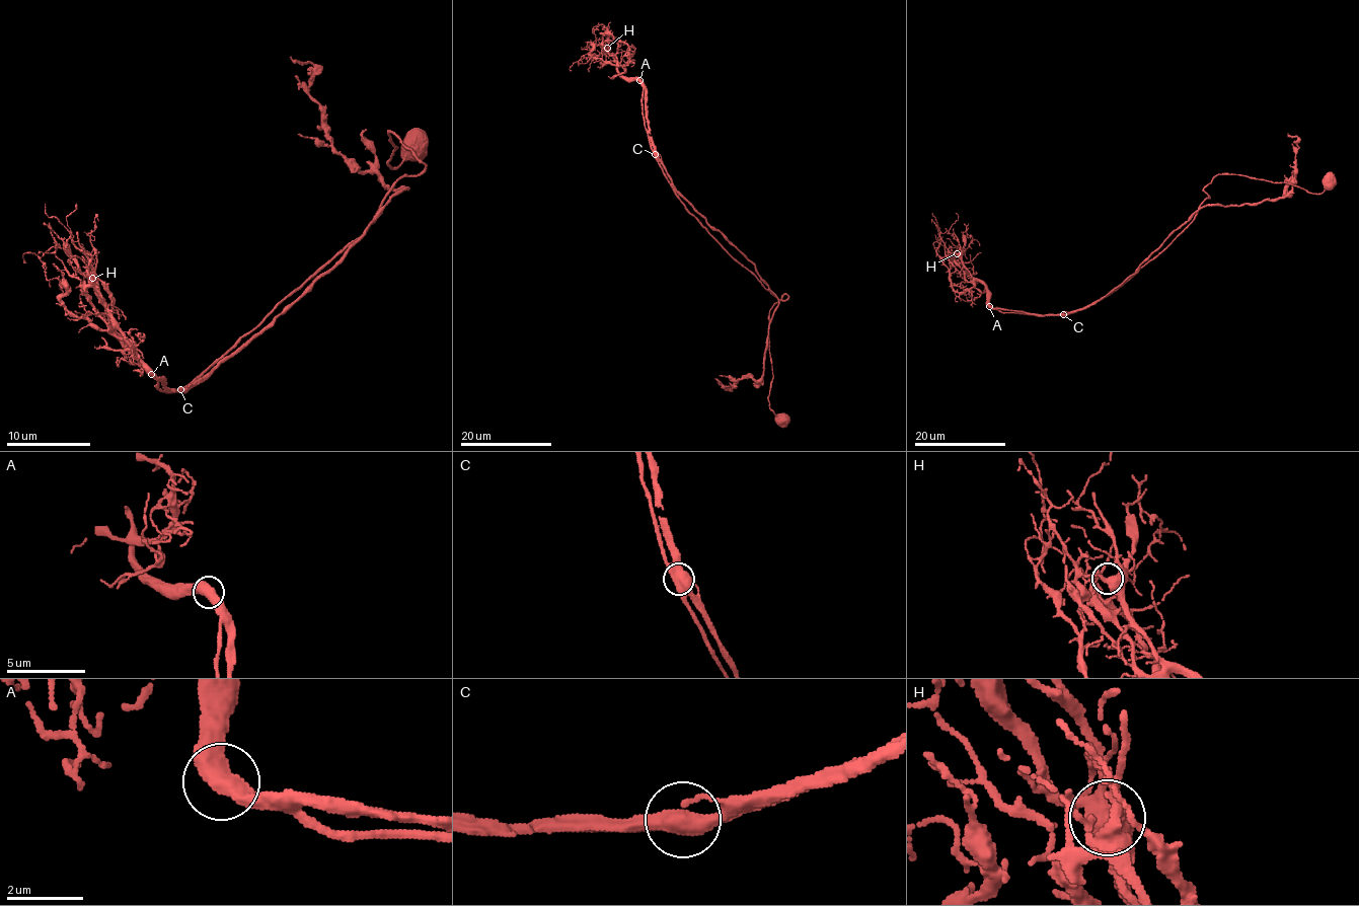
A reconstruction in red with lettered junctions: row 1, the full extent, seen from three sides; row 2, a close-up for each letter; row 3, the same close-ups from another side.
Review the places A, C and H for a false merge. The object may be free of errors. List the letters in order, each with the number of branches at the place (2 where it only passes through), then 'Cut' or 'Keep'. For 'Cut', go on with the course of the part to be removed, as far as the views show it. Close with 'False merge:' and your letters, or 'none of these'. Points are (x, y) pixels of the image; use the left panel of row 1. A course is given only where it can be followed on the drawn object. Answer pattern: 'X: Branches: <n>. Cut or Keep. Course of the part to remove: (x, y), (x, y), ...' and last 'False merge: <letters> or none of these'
A: Branches: 2. Keep
C: Branches: 2. Keep
H: Branches: 2. Keep
False merge: none of these

